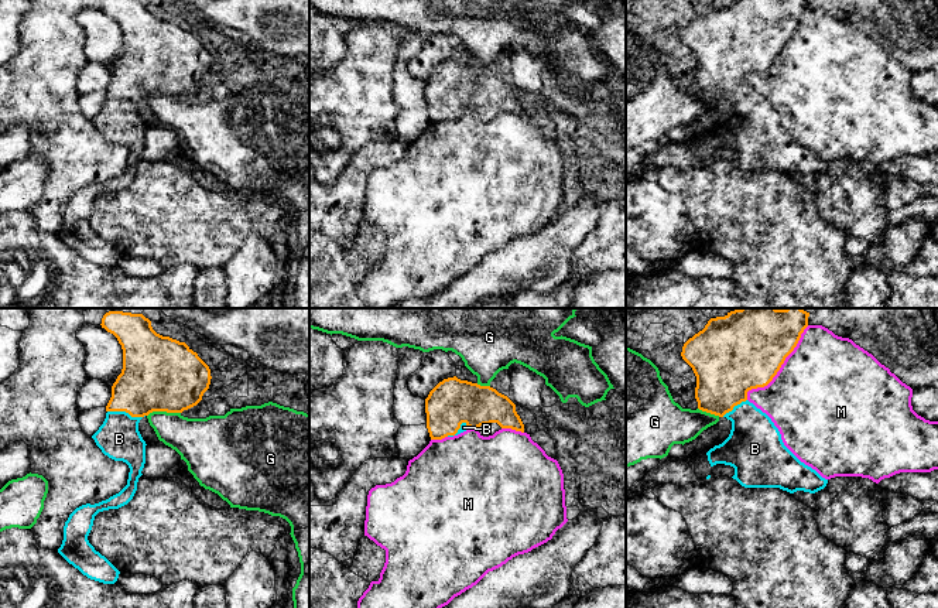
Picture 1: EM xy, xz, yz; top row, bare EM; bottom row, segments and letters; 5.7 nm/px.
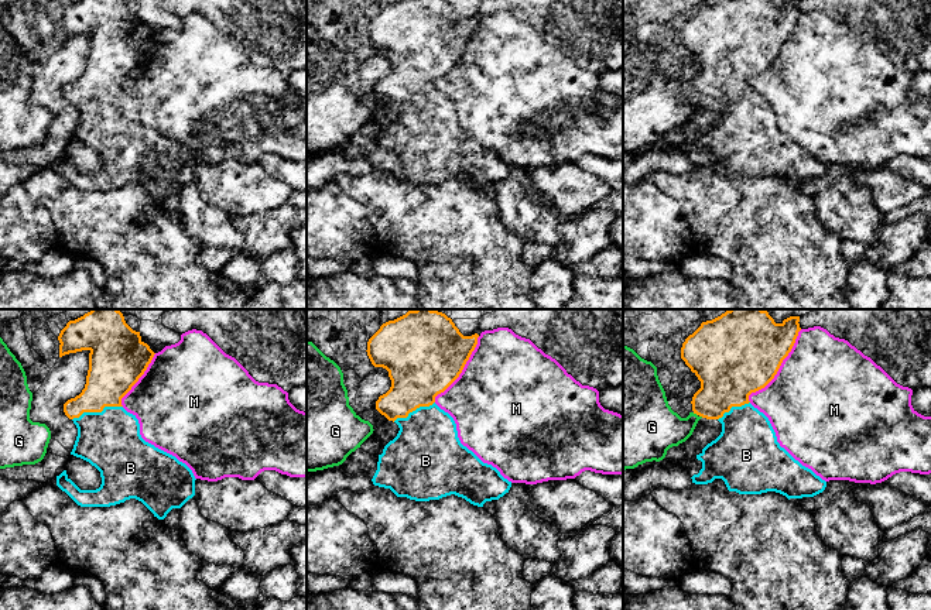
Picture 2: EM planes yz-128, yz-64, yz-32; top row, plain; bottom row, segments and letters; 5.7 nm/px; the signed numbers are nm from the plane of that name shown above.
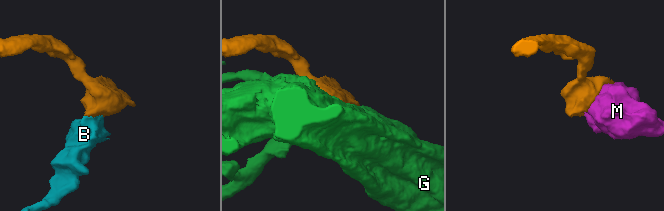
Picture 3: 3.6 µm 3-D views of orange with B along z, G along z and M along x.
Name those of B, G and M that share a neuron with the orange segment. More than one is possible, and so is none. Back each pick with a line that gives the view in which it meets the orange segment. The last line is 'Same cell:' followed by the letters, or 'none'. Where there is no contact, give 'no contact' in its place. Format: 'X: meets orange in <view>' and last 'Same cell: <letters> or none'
B: meets orange in xy
Same cell: B

